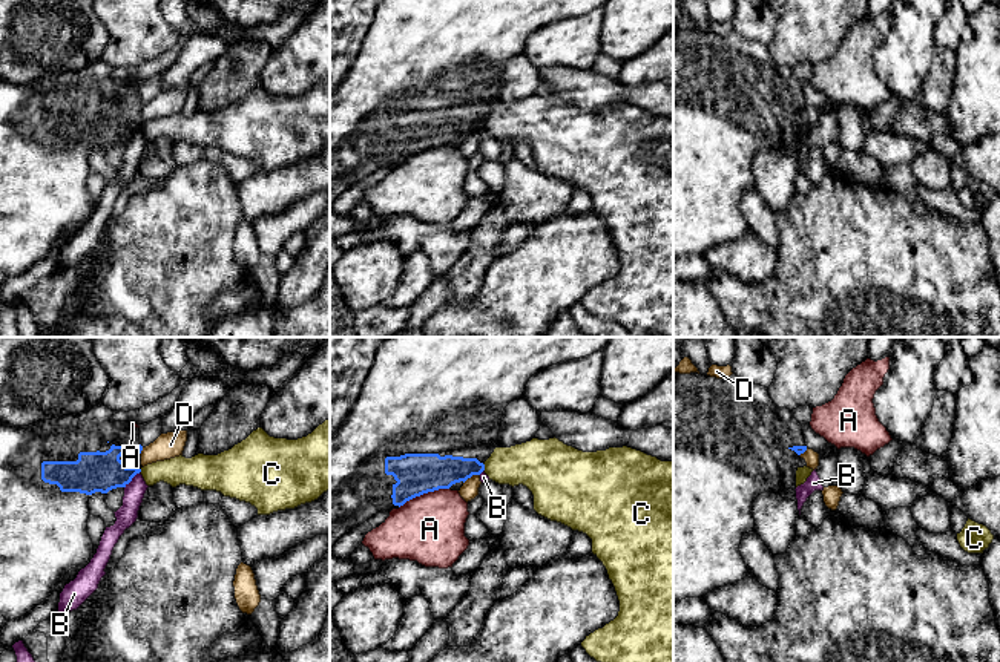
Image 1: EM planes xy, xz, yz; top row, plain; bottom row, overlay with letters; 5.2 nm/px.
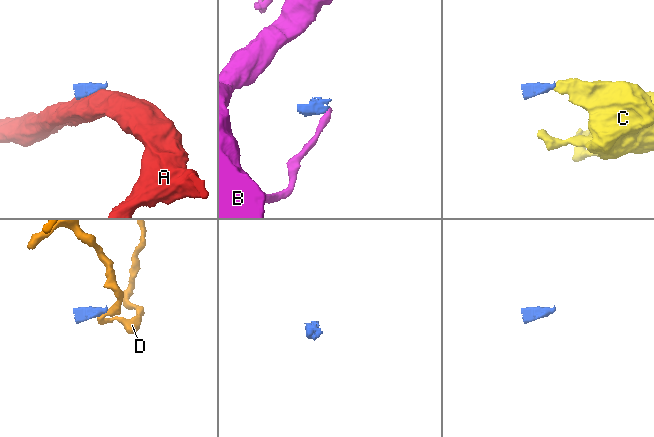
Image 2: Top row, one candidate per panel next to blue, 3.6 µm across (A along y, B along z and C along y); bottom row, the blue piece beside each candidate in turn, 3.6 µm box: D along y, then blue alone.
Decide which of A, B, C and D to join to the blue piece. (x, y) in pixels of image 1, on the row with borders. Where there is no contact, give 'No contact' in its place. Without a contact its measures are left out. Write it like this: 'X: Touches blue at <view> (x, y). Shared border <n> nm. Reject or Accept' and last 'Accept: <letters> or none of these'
A: Touches blue at xz (424, 492). Shared border 280 nm. Reject
B: Touches blue at xy (131, 480). Shared border 130 nm. Reject
C: Touches blue at xz (483, 466). Shared border 40 nm. Reject
D: Touches blue at xz (471, 475). Shared border 100 nm. Reject
Accept: none of these

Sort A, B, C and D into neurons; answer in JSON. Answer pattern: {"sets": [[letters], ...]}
{"sets": [["A"], ["B"], ["C"], ["D"]]}

